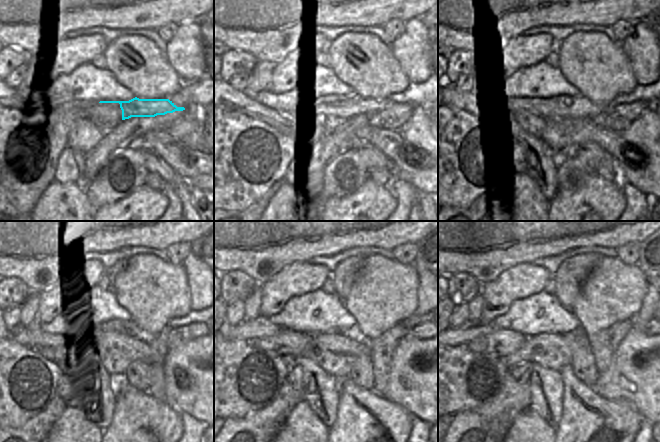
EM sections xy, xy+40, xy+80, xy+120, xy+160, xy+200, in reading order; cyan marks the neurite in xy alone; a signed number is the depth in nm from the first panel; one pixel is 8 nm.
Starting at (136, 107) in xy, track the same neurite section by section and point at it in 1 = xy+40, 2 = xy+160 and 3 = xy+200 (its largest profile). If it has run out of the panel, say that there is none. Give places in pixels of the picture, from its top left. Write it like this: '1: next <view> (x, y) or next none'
1: next xy+40 (335, 107)
2: next xy+160 (261, 326)
3: next xy+200 (470, 330)

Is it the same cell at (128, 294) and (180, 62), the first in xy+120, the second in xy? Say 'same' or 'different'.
different

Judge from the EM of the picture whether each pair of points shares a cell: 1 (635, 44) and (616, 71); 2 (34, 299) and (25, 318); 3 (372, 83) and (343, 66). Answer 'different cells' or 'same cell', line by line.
1: different cells
2: same cell
3: same cell

